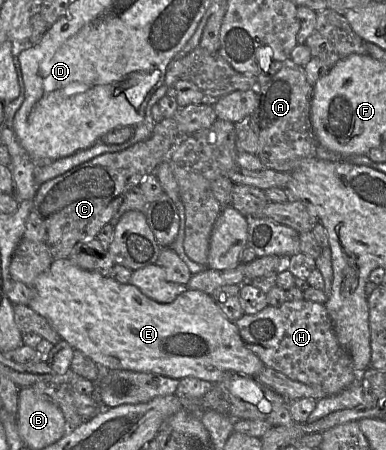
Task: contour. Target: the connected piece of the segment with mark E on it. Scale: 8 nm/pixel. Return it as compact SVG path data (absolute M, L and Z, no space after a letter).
M69 259L53 260L32 286L35 296L28 306L46 318L62 340L84 352L103 369L158 374L177 380L195 377L222 387L232 379L231 375L256 378L265 366L246 348L235 322L230 321L204 292L187 290L172 303L162 304L144 295L131 283L119 283L109 276L81 269Z

